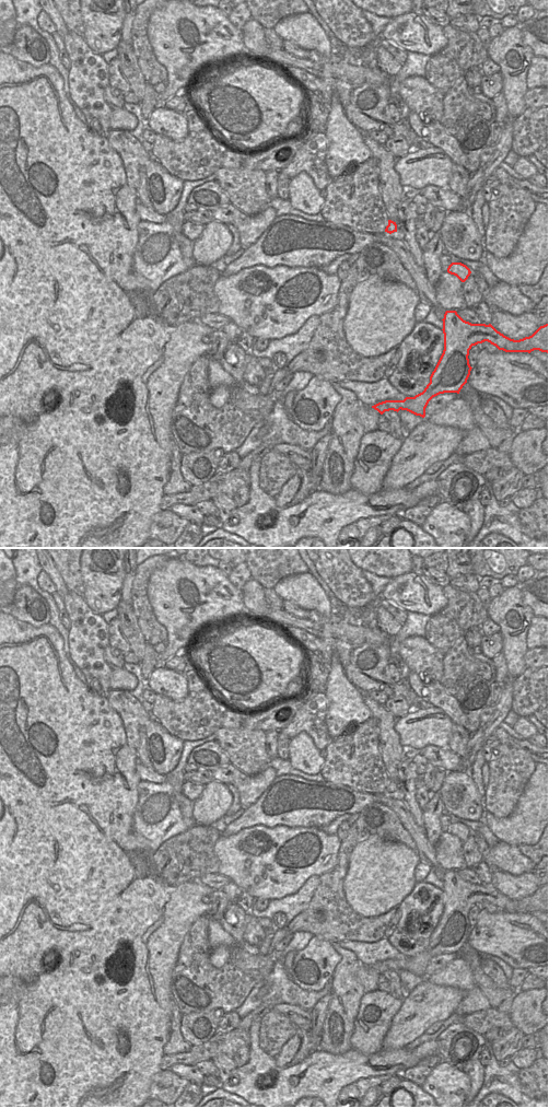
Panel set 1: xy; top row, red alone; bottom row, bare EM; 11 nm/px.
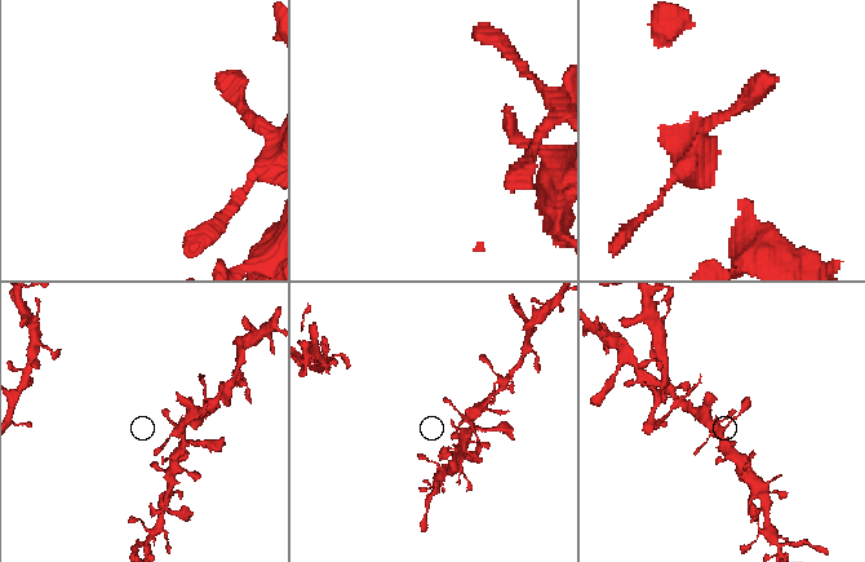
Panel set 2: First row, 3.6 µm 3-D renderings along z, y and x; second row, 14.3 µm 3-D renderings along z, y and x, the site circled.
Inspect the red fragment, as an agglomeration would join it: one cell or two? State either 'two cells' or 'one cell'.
one cell

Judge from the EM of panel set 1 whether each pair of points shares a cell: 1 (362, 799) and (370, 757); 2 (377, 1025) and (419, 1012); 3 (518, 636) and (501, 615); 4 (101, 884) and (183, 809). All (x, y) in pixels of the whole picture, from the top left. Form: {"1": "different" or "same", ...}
{"1": "different", "2": "different", "3": "same", "4": "different"}

